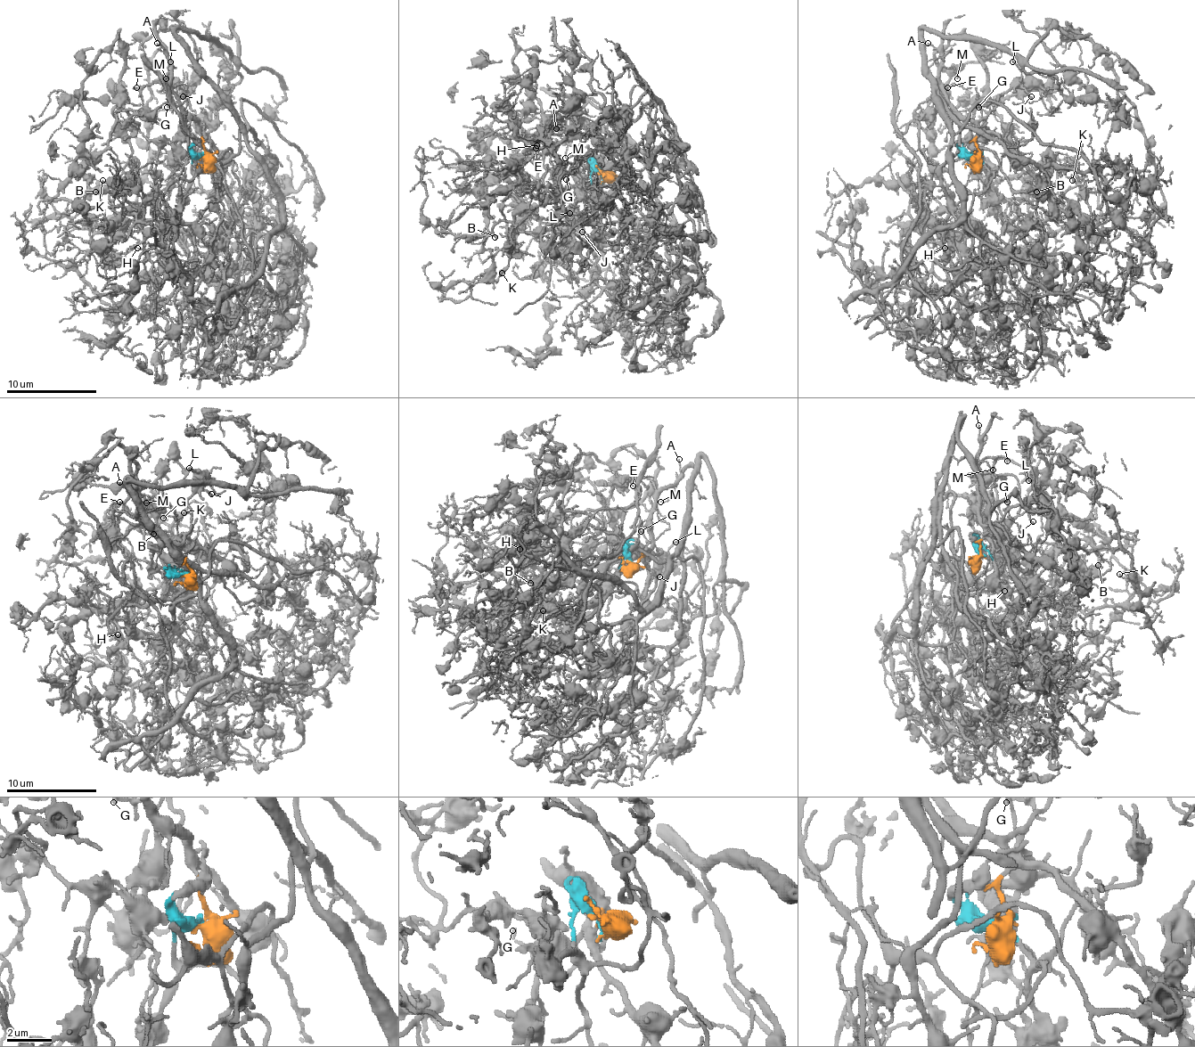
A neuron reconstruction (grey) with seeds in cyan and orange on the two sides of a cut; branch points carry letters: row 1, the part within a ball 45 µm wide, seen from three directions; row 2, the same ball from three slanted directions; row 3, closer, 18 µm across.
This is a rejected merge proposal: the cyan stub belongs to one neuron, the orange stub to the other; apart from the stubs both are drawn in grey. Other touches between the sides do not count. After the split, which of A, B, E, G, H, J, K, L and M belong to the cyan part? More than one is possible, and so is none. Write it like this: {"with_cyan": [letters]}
{"with_cyan": ["B", "H", "K"]}

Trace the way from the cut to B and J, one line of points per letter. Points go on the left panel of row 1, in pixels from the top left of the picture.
B: (202, 156), (192, 156), (173, 224), (143, 222), (142, 208), (89, 178), (96, 192)
J: (202, 156), (207, 153), (200, 126), (193, 118), (196, 113), (175, 93), (177, 88), (182, 97)

